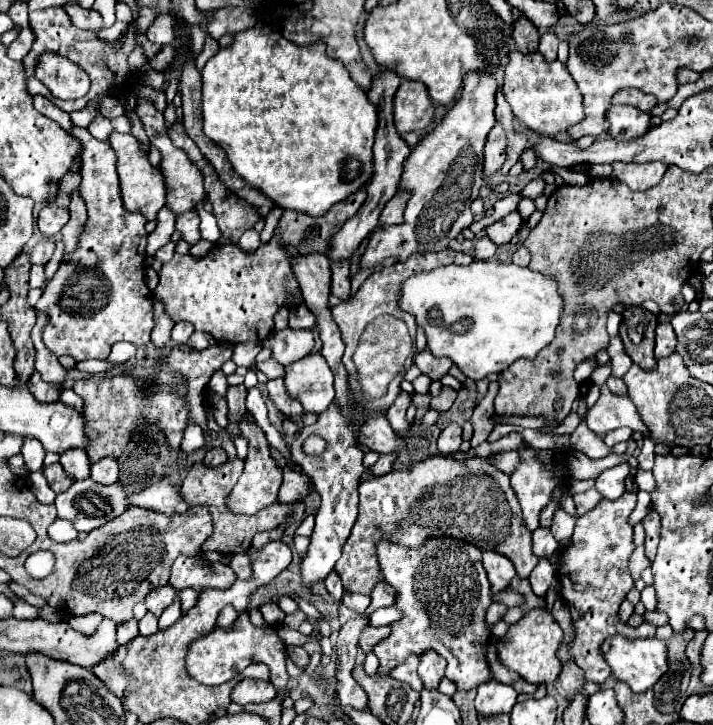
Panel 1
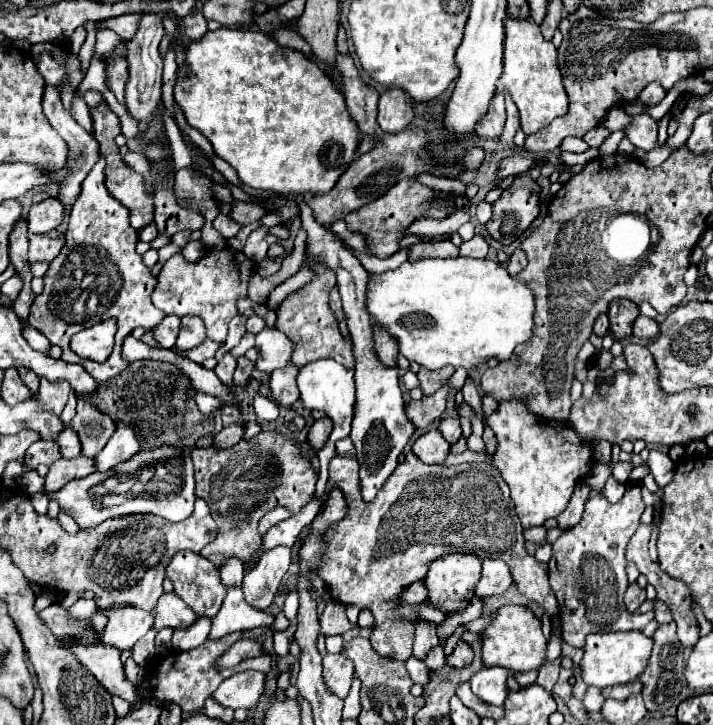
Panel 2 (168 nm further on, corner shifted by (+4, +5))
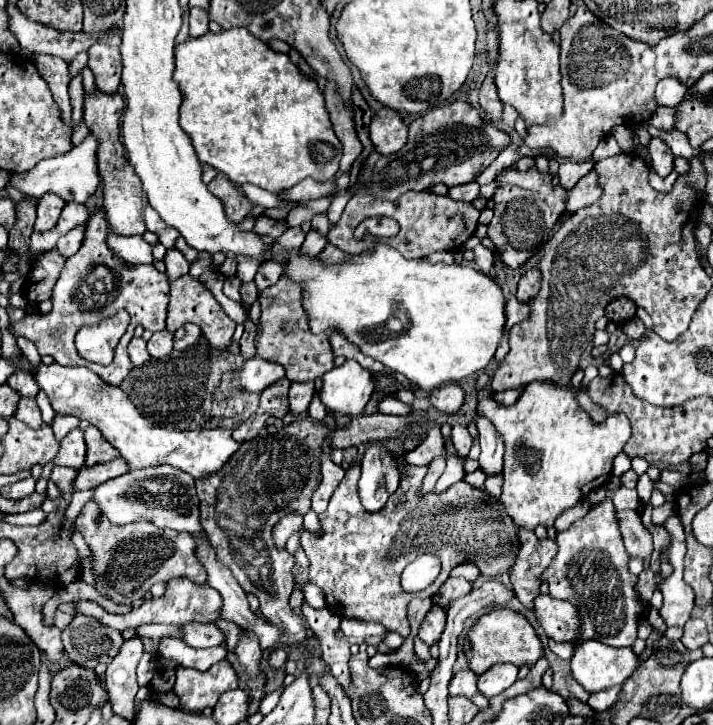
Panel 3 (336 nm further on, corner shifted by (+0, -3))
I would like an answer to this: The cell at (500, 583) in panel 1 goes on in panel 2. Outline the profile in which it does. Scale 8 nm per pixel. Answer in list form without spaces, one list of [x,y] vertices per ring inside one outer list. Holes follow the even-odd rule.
[[[483,560],[483,570],[481,570],[481,580],[475,586],[475,596],[487,598],[487,596],[497,596],[503,594],[509,586],[513,584],[509,568],[501,560]]]

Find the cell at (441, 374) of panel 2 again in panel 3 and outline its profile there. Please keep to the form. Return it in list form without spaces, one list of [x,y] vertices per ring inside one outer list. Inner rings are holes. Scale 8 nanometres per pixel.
[[[445,384],[445,386],[439,386],[437,390],[433,390],[429,400],[437,410],[451,414],[461,408],[463,398],[465,398],[465,392],[461,390],[459,384]]]

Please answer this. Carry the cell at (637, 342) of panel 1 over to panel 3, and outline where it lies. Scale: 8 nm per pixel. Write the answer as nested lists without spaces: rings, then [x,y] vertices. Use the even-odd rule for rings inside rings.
[[[615,298],[613,302],[609,302],[605,316],[613,324],[617,324],[617,328],[623,328],[623,324],[635,316],[635,310],[637,310],[637,306],[629,298]]]

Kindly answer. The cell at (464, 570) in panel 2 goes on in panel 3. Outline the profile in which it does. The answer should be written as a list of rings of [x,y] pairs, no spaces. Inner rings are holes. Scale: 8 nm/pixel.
[[[459,564],[457,568],[451,570],[451,576],[461,576],[461,578],[465,578],[467,582],[475,584],[477,578],[479,578],[479,570],[477,570],[475,564]]]

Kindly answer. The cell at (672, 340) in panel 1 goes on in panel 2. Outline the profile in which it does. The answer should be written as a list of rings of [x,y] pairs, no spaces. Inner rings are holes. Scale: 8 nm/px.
[[[639,316],[635,322],[633,322],[633,336],[637,338],[643,338],[643,340],[653,340],[659,332],[659,326],[655,320],[647,318],[647,316]]]

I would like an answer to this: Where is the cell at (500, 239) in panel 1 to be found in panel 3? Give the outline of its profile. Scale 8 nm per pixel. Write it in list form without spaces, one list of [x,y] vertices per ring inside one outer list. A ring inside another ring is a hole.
[[[505,168],[497,176],[499,188],[493,196],[495,216],[489,224],[489,238],[495,244],[501,260],[511,268],[521,266],[527,258],[533,256],[539,244],[549,240],[551,230],[565,210],[565,190],[561,186],[553,188],[551,178],[551,174],[539,174],[537,168],[529,172]]]

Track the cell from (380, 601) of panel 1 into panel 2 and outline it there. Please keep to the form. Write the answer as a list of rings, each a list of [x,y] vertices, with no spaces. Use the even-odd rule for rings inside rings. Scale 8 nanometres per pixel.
[[[415,582],[409,586],[409,594],[405,594],[405,604],[423,604],[429,600],[429,590],[423,582]]]

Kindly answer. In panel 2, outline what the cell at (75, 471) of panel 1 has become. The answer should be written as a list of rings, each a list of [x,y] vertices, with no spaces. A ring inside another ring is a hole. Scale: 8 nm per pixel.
[[[65,426],[65,428],[59,432],[59,436],[57,436],[55,442],[57,442],[63,458],[75,458],[75,456],[81,454],[79,436],[77,436],[77,432],[75,432],[73,428],[69,428],[69,426]]]

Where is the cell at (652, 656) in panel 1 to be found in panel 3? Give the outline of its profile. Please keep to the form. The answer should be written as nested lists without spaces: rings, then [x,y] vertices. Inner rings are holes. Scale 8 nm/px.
[[[587,640],[575,648],[571,670],[573,678],[593,694],[623,684],[639,662],[639,656],[631,648],[611,648],[597,640]]]

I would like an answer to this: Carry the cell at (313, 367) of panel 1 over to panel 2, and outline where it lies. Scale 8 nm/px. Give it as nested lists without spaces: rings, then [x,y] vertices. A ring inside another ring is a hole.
[[[317,360],[317,362],[311,362],[309,366],[299,370],[297,386],[299,386],[299,392],[301,392],[303,406],[307,410],[321,410],[321,412],[325,412],[333,420],[333,432],[331,432],[331,436],[329,436],[325,446],[317,453],[320,462],[320,473],[316,483],[315,496],[322,499],[328,481],[329,463],[337,455],[335,442],[341,440],[341,438],[347,438],[349,430],[351,430],[353,404],[355,404],[353,370],[341,366],[339,362],[333,362],[333,360]]]

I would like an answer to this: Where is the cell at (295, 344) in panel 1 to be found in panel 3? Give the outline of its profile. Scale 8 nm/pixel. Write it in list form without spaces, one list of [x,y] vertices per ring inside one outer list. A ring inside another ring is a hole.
[[[253,356],[251,360],[243,362],[241,368],[233,372],[233,384],[237,388],[249,390],[249,392],[263,392],[267,386],[275,384],[285,376],[285,368],[275,362],[265,362],[265,358]]]

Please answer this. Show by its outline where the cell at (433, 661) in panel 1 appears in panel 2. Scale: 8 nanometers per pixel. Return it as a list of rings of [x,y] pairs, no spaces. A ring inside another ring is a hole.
[[[417,620],[415,624],[415,642],[413,642],[413,656],[423,658],[427,650],[437,646],[437,624],[429,620]]]

